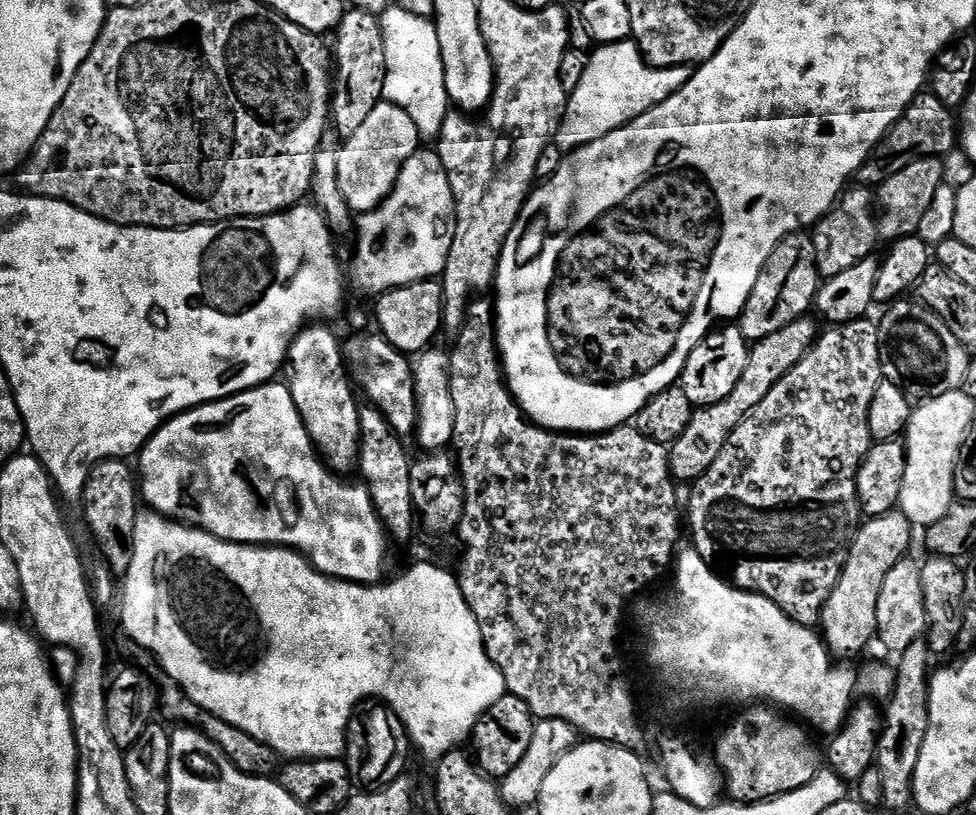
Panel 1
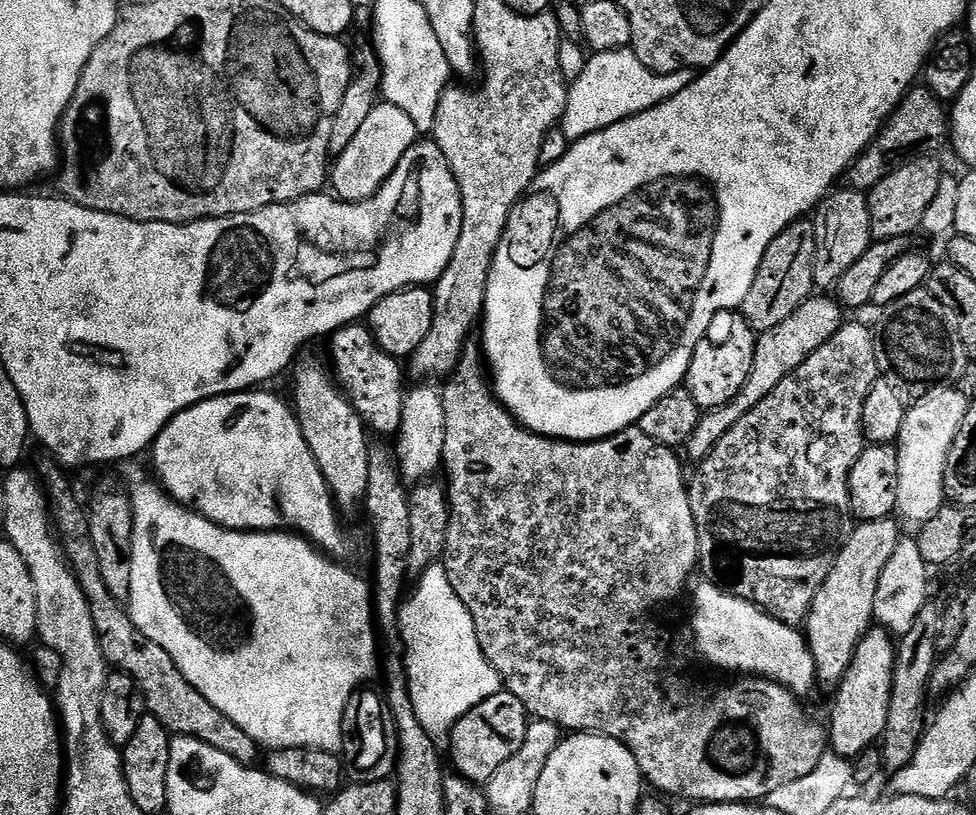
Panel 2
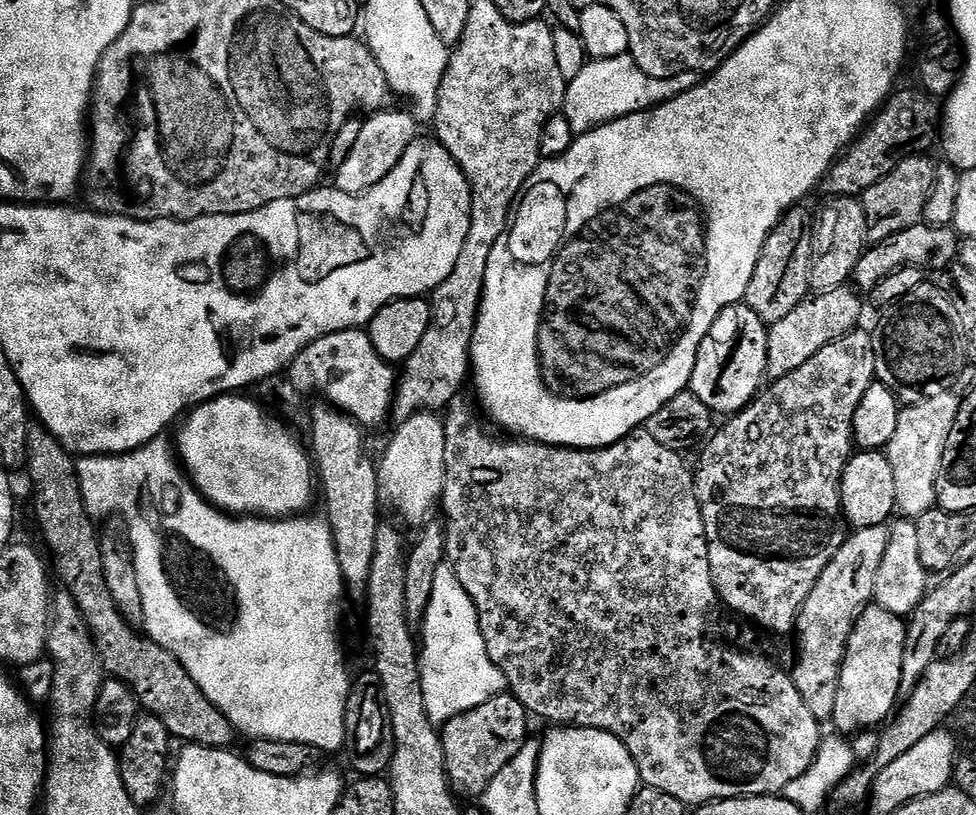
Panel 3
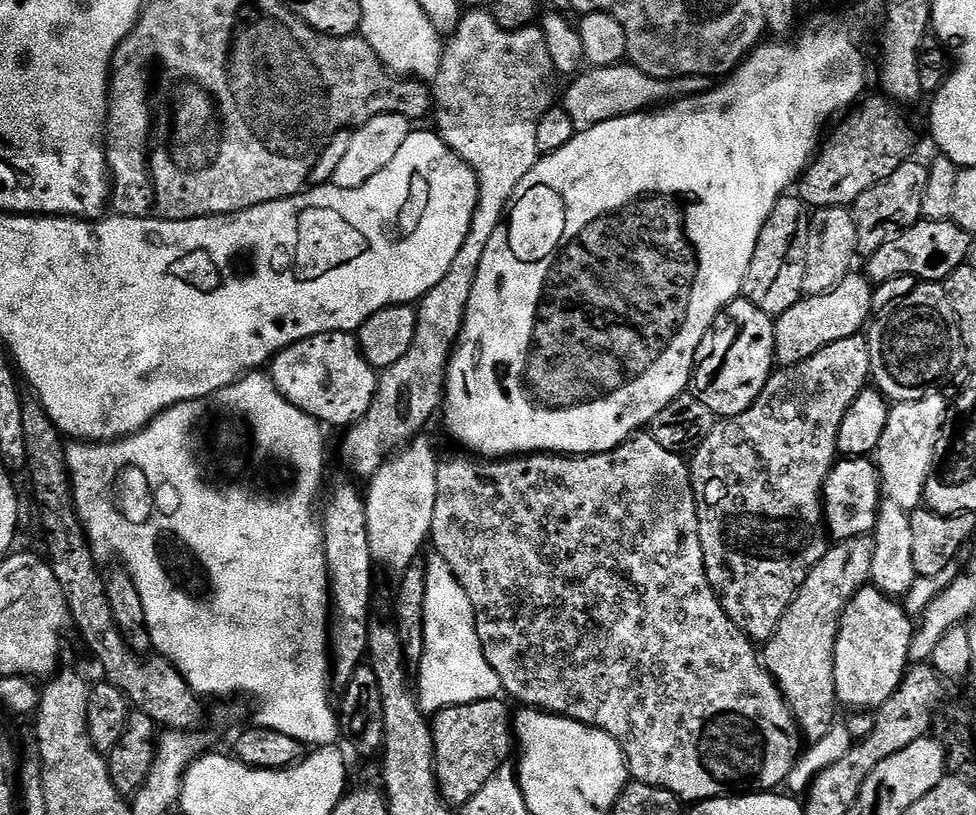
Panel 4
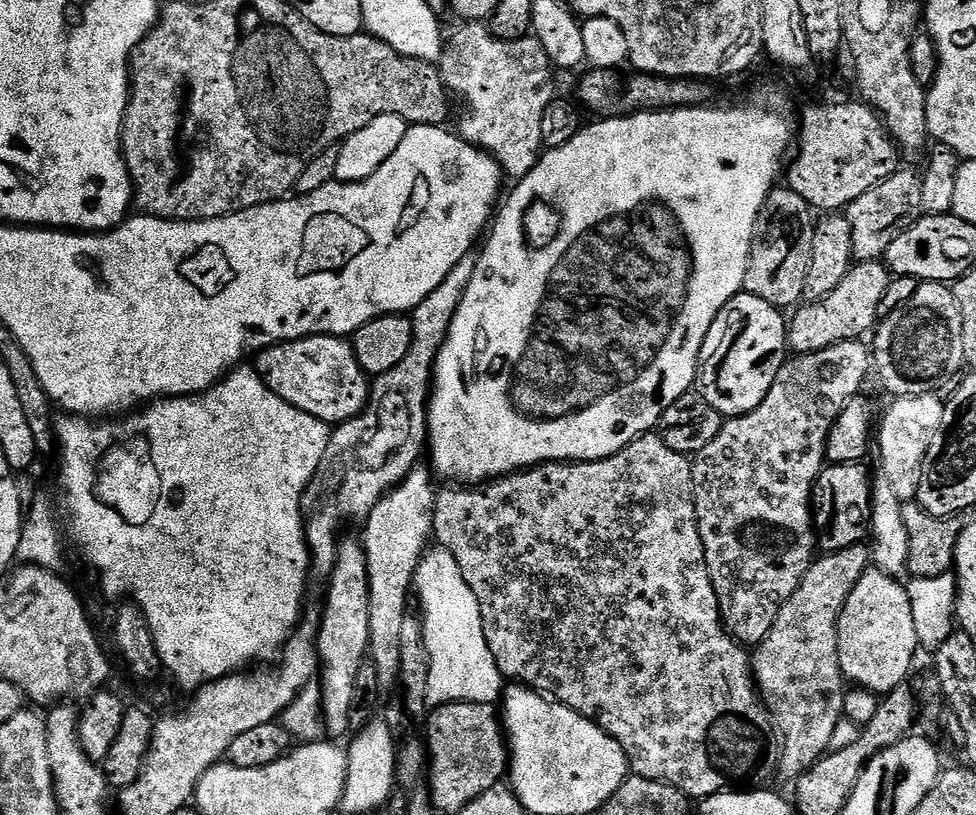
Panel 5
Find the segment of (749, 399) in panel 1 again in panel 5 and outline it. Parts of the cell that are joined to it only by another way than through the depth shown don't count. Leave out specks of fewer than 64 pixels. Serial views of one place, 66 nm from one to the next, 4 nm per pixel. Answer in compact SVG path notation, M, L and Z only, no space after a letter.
M880 260L853 263L846 278L842 278L842 282L838 282L837 288L830 290L828 296L823 300L805 303L791 313L793 316L787 321L789 349L805 356L826 350L826 346L834 346L838 342L867 337L878 323L878 302L882 302L882 294L886 294L889 279L887 263Z

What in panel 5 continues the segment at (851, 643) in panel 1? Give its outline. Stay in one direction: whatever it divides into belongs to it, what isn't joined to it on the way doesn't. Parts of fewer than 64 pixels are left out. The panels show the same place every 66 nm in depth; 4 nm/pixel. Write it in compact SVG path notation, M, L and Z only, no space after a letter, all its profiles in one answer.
M864 546L813 559L798 590L778 610L770 634L751 653L752 674L760 699L782 733L779 779L797 781L831 749L834 726L843 717L846 691L838 662L838 618L846 598L850 598L850 590L858 586L858 578L869 567L870 552Z

